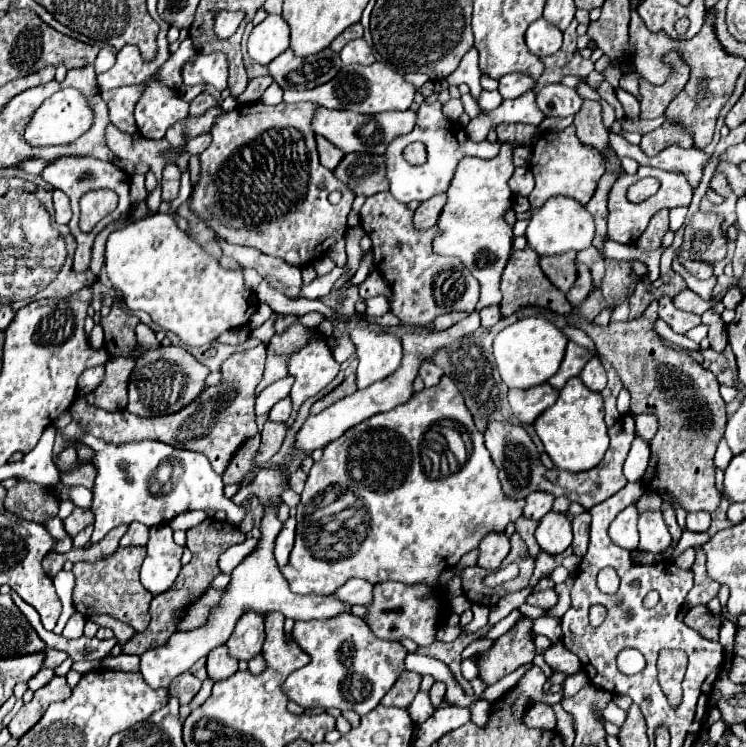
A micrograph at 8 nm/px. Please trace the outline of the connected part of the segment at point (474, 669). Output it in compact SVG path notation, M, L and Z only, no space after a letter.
M469 657L462 661L461 671L464 677L469 681L478 677L479 670L474 657Z

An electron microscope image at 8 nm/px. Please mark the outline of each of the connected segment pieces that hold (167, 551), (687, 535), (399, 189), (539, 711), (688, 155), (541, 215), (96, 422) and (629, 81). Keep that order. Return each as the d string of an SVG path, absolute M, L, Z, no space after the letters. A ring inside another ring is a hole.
M156 525L150 529L148 555L140 569L142 585L152 593L160 595L172 587L182 565L182 547L174 543L170 525Z
M684 531L676 547L672 551L671 560L674 561L683 551L692 547L702 546L711 537L707 532L694 533L691 531Z
M440 101L428 105L422 103L420 109L416 111L416 127L406 133L406 135L398 135L396 139L390 141L390 145L386 147L384 153L384 161L386 161L386 177L390 181L390 193L392 197L396 197L400 203L410 203L410 201L424 201L436 193L444 193L448 189L448 183L454 175L456 163L466 157L482 157L482 159L492 159L498 155L500 151L500 143L490 143L490 141L482 141L482 143L474 143L472 139L468 139L464 127L458 121L450 121L442 115L442 105ZM412 141L422 141L428 147L428 161L420 167L414 167L410 163L406 163L406 159L402 157L402 151L408 143Z
M540 703L528 709L528 713L524 715L524 723L530 729L548 729L548 731L552 731L556 727L556 717L554 717L552 707L541 707Z
M672 145L668 149L664 149L662 153L658 153L654 159L650 159L652 167L658 167L662 171L678 171L684 173L688 183L692 185L692 191L698 189L704 167L710 163L710 155L702 153L702 151L686 151L678 145Z
M552 197L544 203L538 211L534 211L528 227L526 227L526 241L538 255L560 255L566 251L582 251L592 245L594 239L594 223L592 215L584 211L580 203L570 197Z
M260 343L254 349L234 353L230 359L222 365L222 383L218 387L206 387L196 399L196 403L188 405L184 411L178 411L176 415L166 415L158 419L144 419L138 415L132 415L130 411L118 411L110 413L104 409L98 409L94 405L88 405L86 397L80 395L72 407L72 421L76 421L84 435L94 435L98 439L104 439L106 443L130 443L130 441L142 441L142 439L158 439L172 447L196 451L208 457L212 463L212 469L222 475L224 467L228 465L228 459L232 457L232 451L244 443L244 439L258 433L256 421L254 421L254 389L262 379L264 371L264 359L266 349L264 343Z
M628 73L628 75L622 75L620 87L622 87L624 91L632 93L634 97L638 97L638 95L640 95L640 91L638 91L638 81L640 81L640 75L638 75L638 73Z

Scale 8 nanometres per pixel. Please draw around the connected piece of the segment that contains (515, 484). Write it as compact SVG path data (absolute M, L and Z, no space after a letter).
M632 413L622 415L610 429L610 447L604 455L604 461L600 461L594 469L582 471L582 473L568 473L568 471L558 471L558 469L546 469L540 465L538 451L530 439L530 435L520 427L520 425L508 425L508 423L488 423L488 429L484 433L486 447L492 455L494 465L500 471L500 483L502 491L510 499L526 499L532 491L546 491L556 497L566 497L570 501L580 503L584 509L592 509L596 503L606 501L612 497L616 491L620 491L628 481L622 473L622 465L626 461L626 455L630 451L630 443L634 439L634 417Z

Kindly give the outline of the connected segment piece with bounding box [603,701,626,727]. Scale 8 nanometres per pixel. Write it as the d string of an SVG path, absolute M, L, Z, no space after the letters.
M614 701L606 707L606 711L603 711L603 716L606 717L606 721L610 721L610 723L614 723L614 725L622 725L624 723L624 719L626 719L626 711L622 711Z

